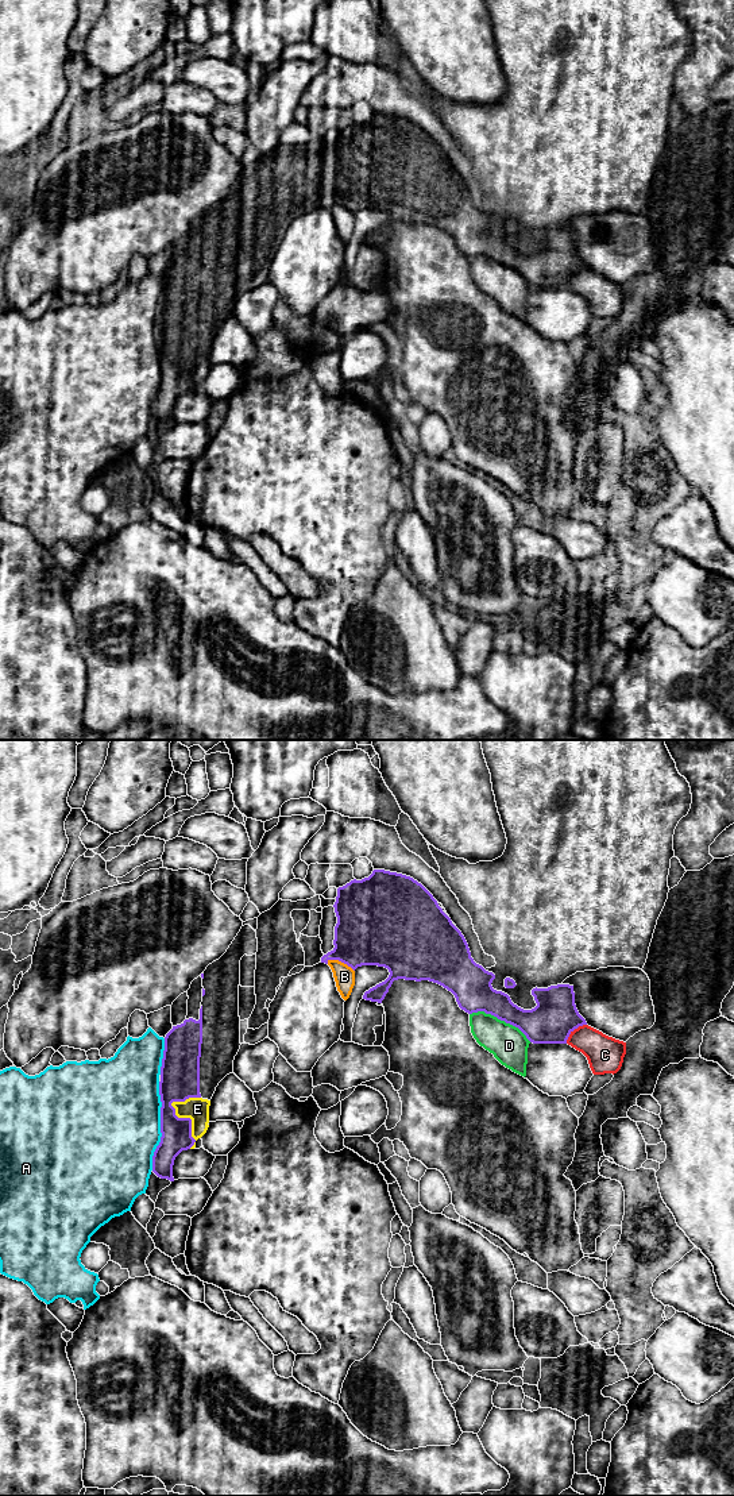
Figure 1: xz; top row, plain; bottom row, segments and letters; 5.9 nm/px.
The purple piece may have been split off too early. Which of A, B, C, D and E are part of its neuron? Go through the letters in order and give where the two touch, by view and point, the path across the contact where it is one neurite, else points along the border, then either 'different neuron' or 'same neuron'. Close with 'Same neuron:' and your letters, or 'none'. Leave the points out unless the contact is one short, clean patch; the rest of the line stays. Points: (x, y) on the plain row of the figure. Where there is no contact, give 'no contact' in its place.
A: contact xz (161, 370); different neuron
B: contact xz (340, 204); different neuron
C: contact xz (574, 273); different neuron
D: contact xz (501, 263); different neuron
E: contact xz (177, 361); same neuron
Same neuron: E

